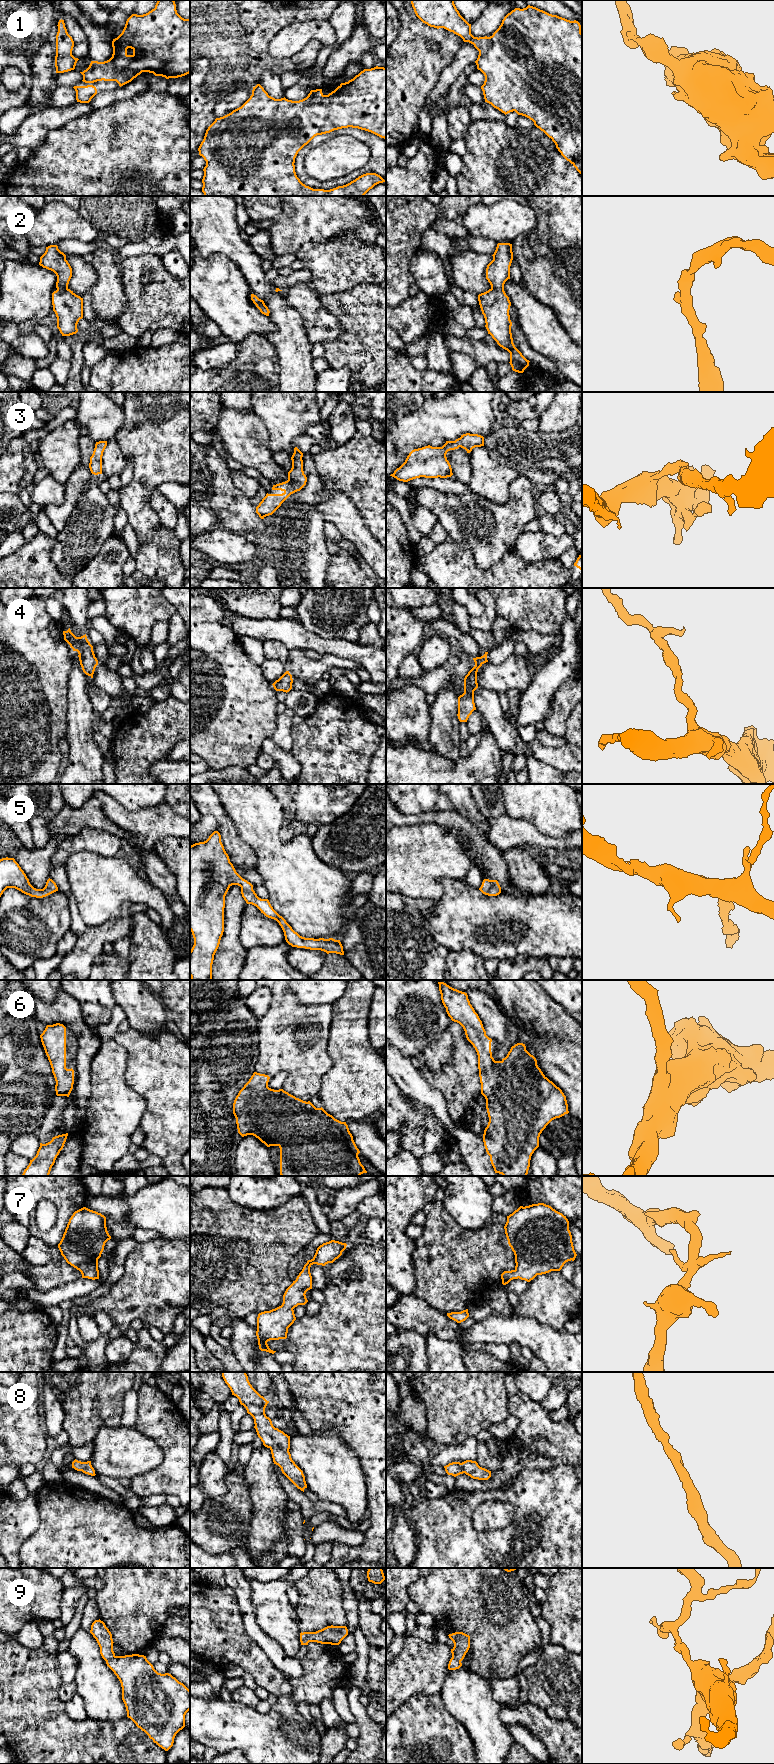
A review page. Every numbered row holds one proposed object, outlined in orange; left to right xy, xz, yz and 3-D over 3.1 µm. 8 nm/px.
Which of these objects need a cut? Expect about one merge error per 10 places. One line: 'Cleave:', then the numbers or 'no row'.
Cleave: no row

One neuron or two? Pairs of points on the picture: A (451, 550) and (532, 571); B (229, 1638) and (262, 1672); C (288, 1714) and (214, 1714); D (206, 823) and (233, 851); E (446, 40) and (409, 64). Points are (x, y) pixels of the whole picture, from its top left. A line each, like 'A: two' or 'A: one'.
A: one
B: one
C: one
D: one
E: one

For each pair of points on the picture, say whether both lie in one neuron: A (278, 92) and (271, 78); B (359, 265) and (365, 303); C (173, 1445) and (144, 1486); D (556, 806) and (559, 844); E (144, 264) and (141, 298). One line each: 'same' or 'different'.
A: same
B: different
C: same
D: different
E: same

